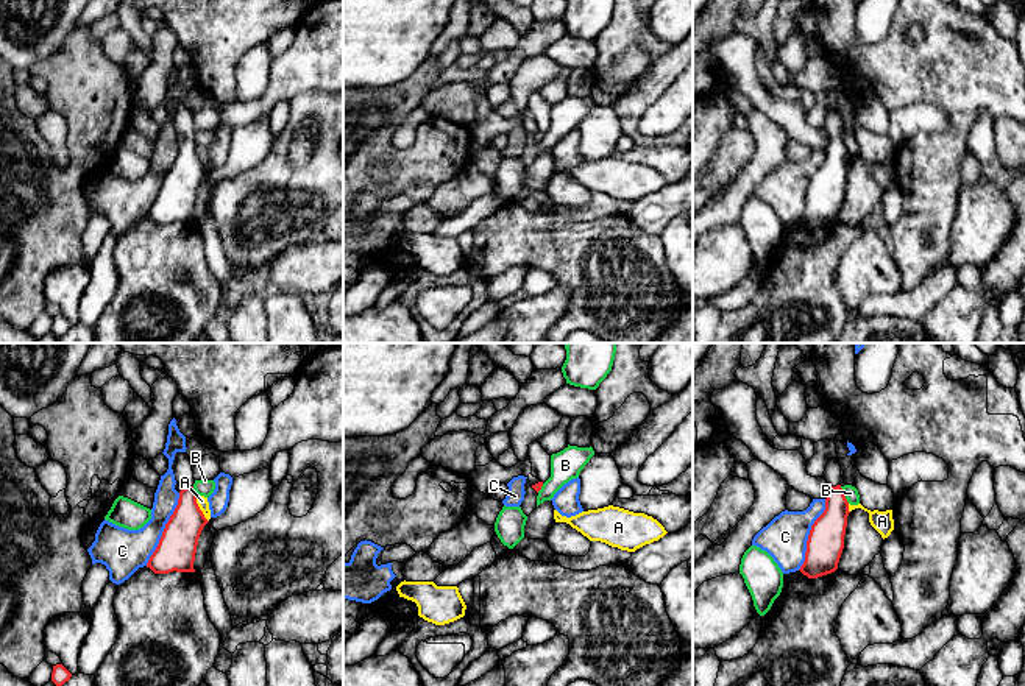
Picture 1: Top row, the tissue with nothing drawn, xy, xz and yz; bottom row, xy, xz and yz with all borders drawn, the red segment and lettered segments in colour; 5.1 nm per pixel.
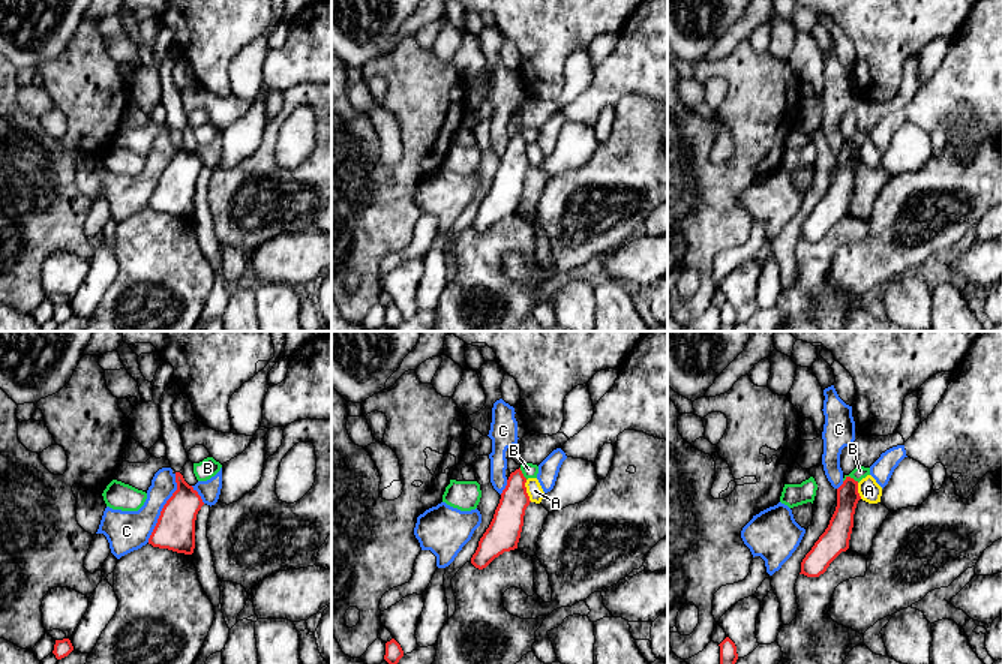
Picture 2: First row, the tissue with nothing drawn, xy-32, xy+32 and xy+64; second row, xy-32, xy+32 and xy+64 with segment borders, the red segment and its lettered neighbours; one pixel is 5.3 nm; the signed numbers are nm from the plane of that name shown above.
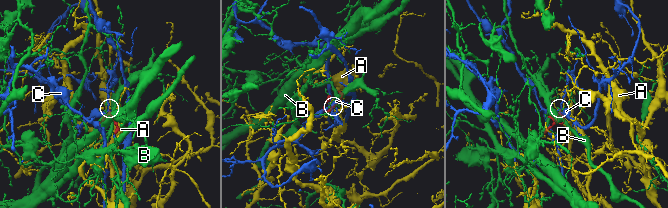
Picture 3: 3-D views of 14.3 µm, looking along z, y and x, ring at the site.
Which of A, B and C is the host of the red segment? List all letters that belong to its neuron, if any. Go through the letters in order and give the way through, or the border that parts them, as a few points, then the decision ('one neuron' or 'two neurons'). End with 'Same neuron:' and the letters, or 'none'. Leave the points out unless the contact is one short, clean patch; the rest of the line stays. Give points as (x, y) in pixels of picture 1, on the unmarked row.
A: border along xy (197, 147), (197, 156), (208, 172); two neurons
B: border along yz (840, 137), (849, 153); two neurons
C: two neurons
Same neuron: none

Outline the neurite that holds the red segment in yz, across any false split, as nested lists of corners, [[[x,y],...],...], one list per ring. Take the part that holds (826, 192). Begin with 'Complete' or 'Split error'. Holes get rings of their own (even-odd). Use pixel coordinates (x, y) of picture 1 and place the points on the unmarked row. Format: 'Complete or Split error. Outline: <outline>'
Split error. Outline: [[[838,108],[828,109],[824,129],[830,137],[825,161],[811,176],[805,212],[799,220],[808,229],[818,229],[838,220],[844,200],[847,167],[850,164],[849,153],[839,136],[842,128]]]

